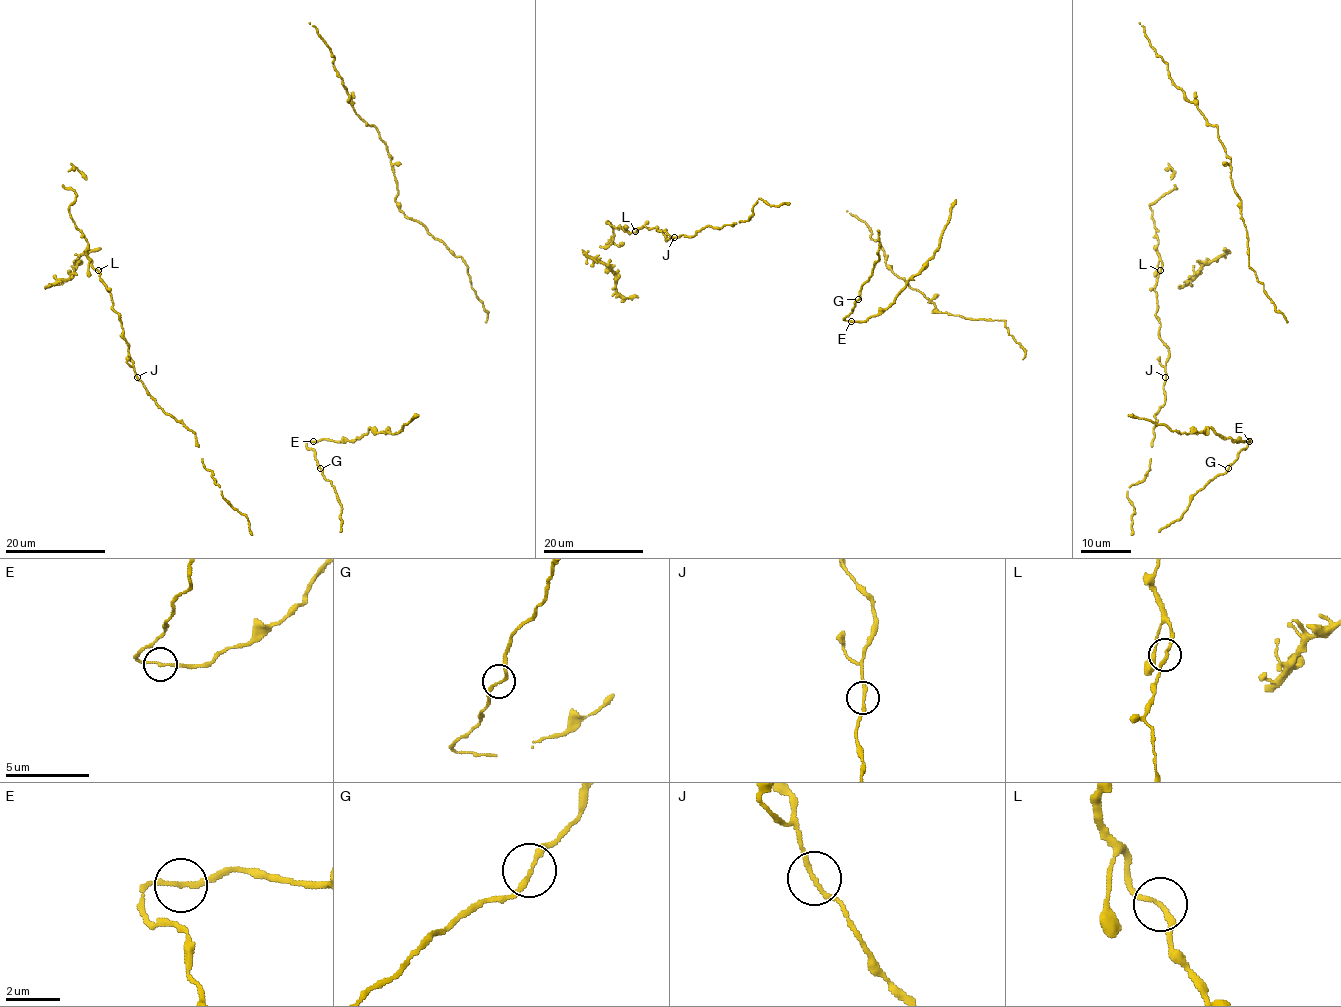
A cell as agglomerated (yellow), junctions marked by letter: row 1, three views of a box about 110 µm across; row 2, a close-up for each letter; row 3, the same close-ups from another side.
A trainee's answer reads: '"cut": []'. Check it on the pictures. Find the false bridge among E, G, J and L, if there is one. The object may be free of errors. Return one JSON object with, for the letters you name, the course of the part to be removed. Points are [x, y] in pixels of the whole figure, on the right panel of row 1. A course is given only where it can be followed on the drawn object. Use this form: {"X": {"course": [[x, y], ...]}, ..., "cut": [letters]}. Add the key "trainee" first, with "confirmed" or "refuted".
{"trainee": "confirmed", "cut": []}

